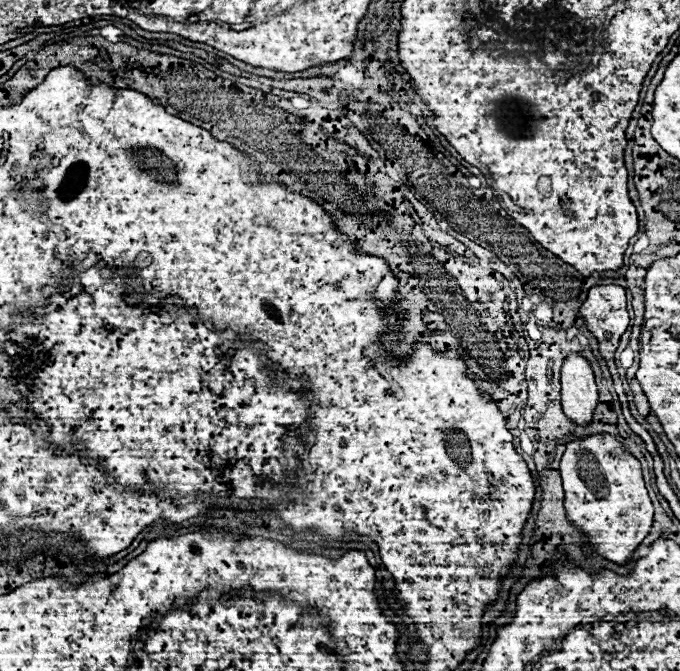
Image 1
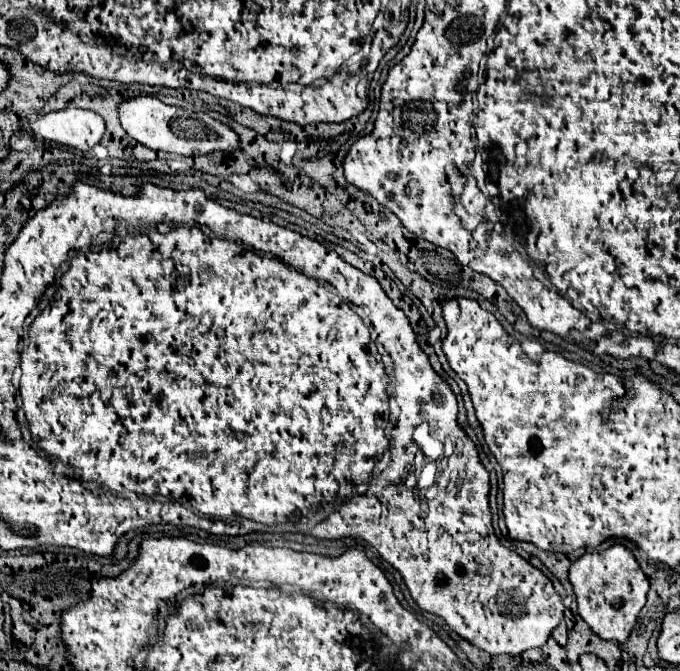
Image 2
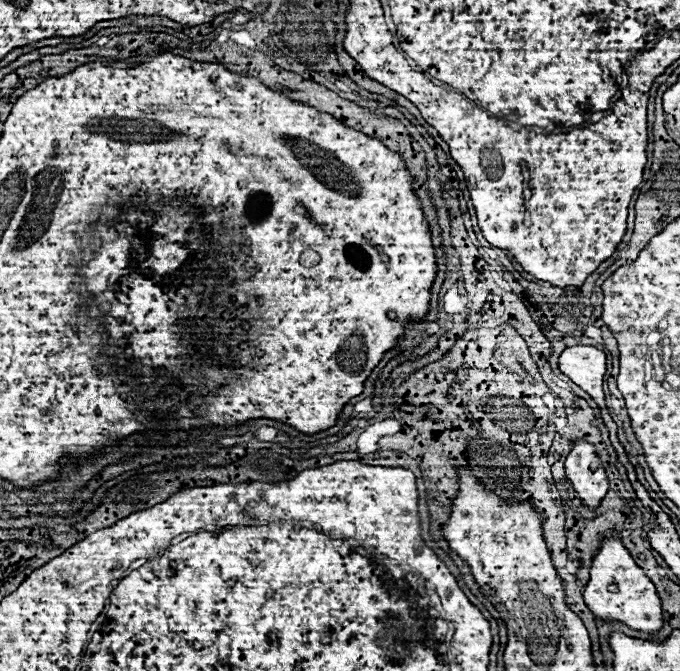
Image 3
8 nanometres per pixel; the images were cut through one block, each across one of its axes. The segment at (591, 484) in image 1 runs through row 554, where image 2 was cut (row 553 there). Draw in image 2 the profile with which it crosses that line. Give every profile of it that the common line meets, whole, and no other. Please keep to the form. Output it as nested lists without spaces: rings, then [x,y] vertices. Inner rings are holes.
[[[616,544],[602,554],[584,554],[570,566],[570,584],[578,600],[578,614],[588,622],[592,632],[604,640],[626,642],[646,604],[646,592],[650,588],[632,552]]]

